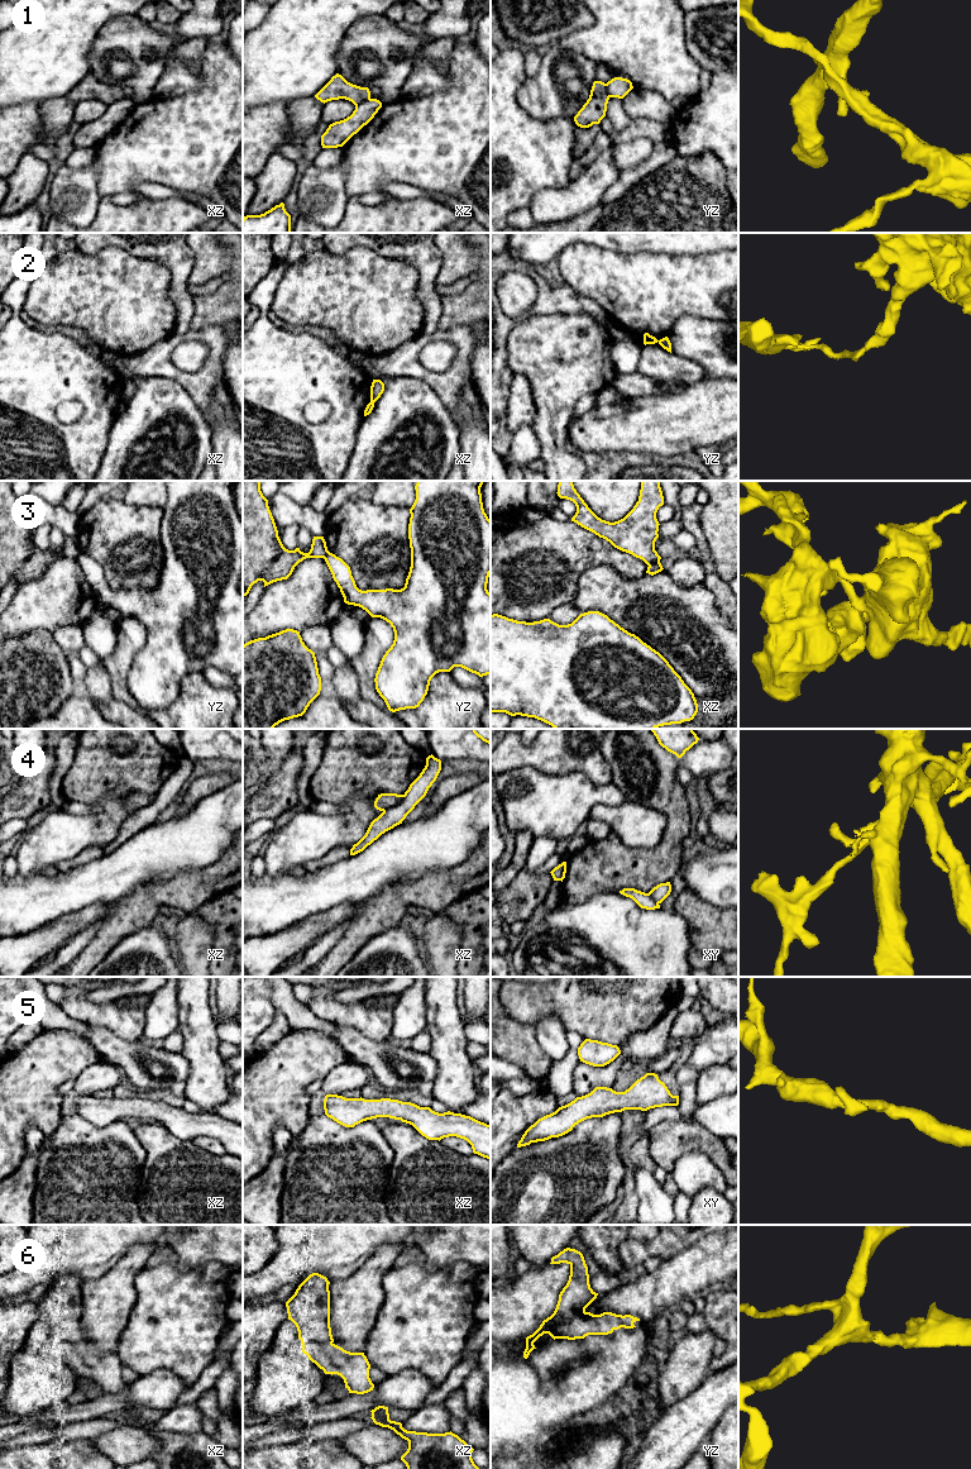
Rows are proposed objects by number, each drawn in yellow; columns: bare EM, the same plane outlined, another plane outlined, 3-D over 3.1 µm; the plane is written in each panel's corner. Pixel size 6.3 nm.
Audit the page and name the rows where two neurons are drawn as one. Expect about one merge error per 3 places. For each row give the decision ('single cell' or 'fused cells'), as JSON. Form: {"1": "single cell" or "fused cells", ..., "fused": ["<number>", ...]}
{"1": "fused cells", "2": "fused cells", "3": "fused cells", "4": "fused cells", "5": "single cell", "6": "single cell", "fused": ["1", "2", "3", "4"]}

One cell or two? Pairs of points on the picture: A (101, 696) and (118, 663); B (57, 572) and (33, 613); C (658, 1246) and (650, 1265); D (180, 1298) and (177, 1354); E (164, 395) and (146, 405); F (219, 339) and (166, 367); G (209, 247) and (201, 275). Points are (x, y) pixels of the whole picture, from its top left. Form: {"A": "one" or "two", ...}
{"A": "two", "B": "one", "C": "two", "D": "one", "E": "one", "F": "one", "G": "one"}

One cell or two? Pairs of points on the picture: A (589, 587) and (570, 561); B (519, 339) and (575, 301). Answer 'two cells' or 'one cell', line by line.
A: two cells
B: two cells

